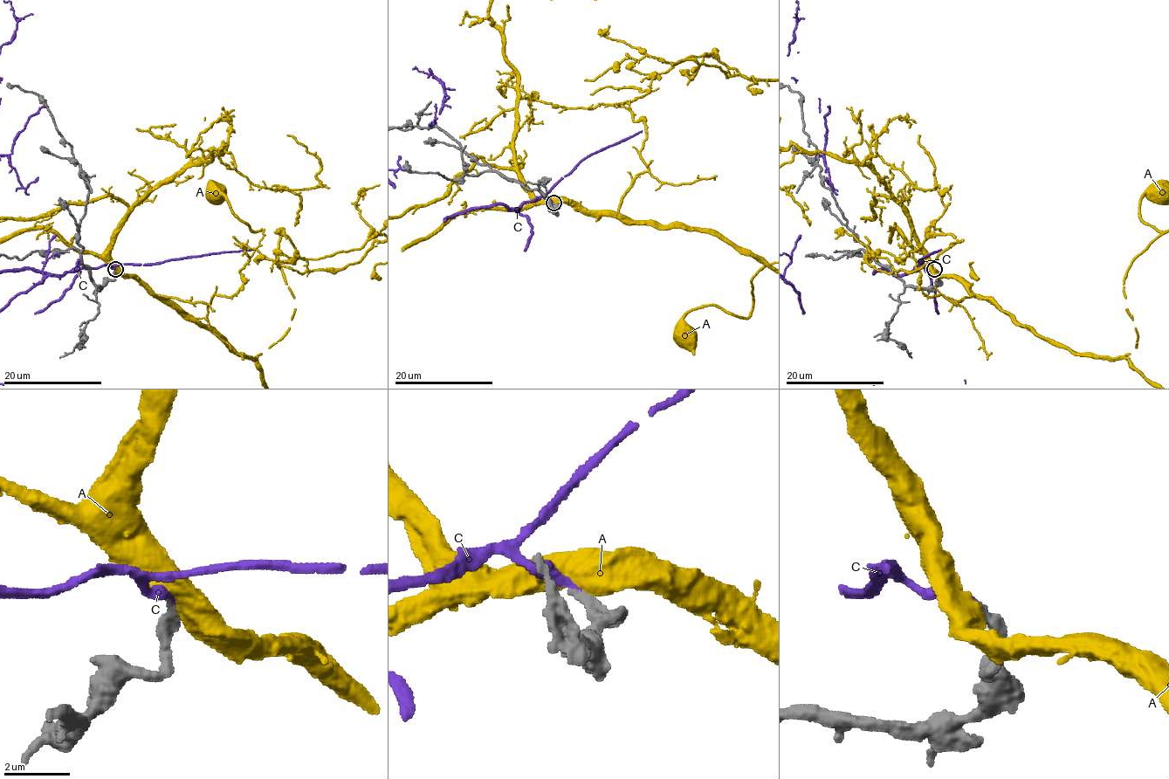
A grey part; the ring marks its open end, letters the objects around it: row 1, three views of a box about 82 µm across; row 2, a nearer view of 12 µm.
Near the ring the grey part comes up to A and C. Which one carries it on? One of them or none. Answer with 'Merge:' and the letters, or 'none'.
Merge: C

